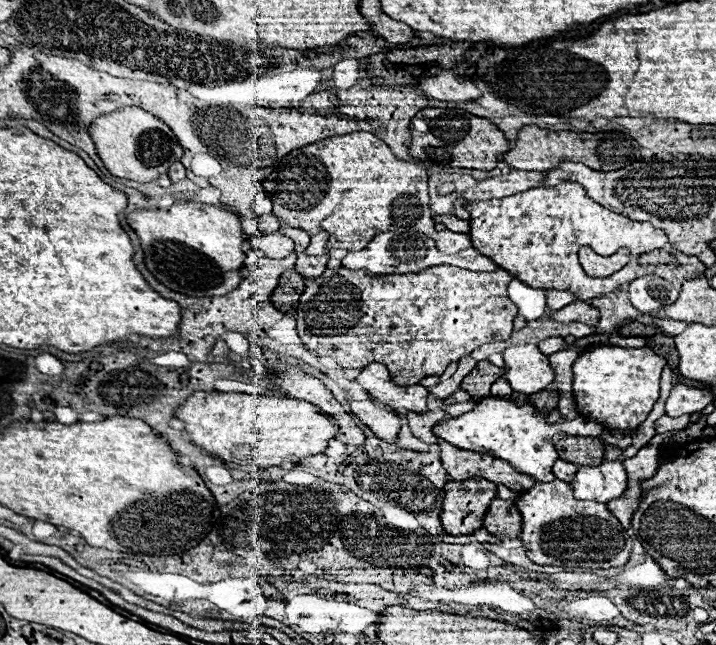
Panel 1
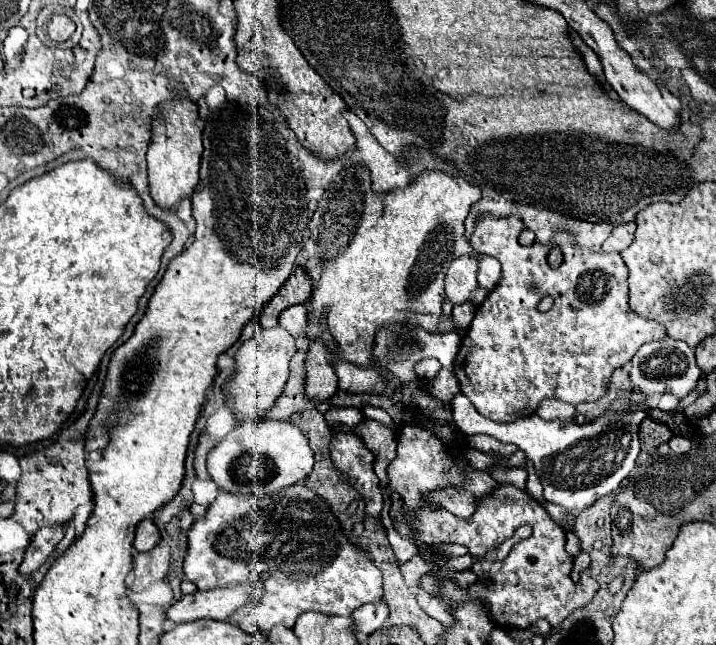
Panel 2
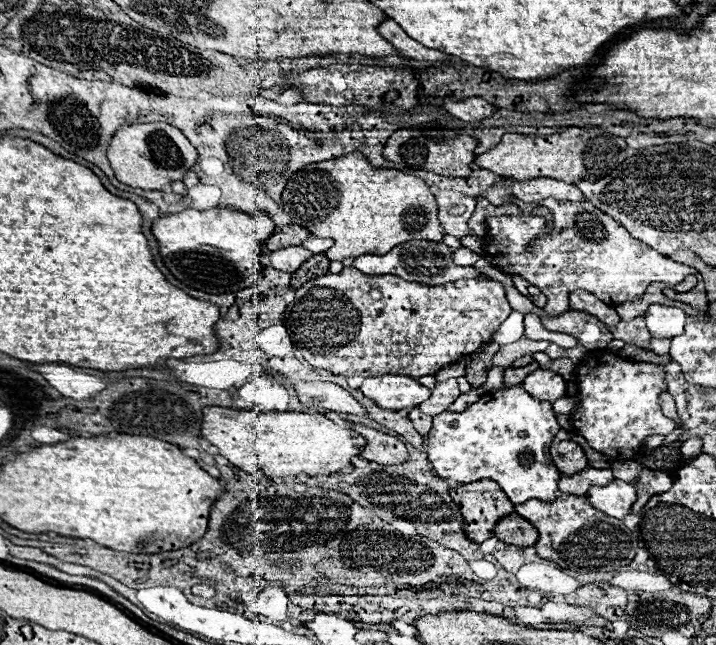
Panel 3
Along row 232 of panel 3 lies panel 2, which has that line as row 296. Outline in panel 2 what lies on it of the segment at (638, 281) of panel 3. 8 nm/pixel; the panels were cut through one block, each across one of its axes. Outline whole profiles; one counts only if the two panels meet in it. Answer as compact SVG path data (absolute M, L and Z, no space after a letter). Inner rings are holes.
M516 214L506 218L482 216L470 238L474 250L500 260L502 280L476 308L476 316L462 338L454 372L460 380L462 394L482 416L494 422L510 422L530 416L536 412L538 404L550 396L566 400L574 406L580 402L596 402L606 394L614 368L628 364L642 344L666 336L666 328L662 324L648 320L630 308L628 268L620 252L588 252L574 240L574 236L570 236L570 232L558 230L554 232L554 238L550 238L550 244L562 246L564 262L560 268L552 268L546 260L546 244L536 242L530 248L520 246L518 236L522 230L524 222ZM544 296L552 296L554 306L550 312L542 314L536 306Z

